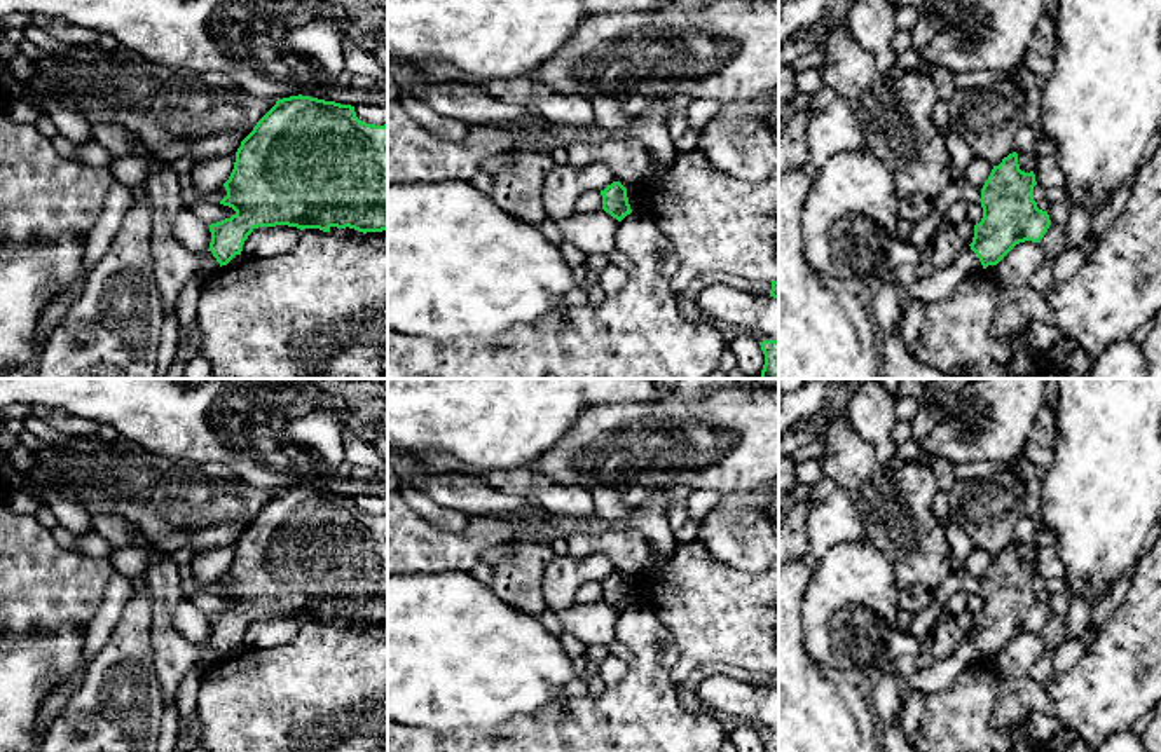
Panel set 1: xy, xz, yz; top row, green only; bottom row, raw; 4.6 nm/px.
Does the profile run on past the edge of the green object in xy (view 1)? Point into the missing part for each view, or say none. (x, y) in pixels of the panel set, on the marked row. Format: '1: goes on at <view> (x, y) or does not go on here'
1: does not go on here

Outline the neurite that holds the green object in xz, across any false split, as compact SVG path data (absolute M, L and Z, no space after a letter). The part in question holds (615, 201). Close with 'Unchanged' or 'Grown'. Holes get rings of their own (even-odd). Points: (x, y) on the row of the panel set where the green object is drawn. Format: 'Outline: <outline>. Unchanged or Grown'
Outline: M613 181L604 190L601 190L602 195L602 209L609 213L613 218L622 222L627 215L632 213L627 188L620 181Z. Unchanged

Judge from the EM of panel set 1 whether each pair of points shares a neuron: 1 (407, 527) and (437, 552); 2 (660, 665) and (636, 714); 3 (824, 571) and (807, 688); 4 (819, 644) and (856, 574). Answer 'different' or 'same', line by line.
1: same
2: same
3: different
4: same

